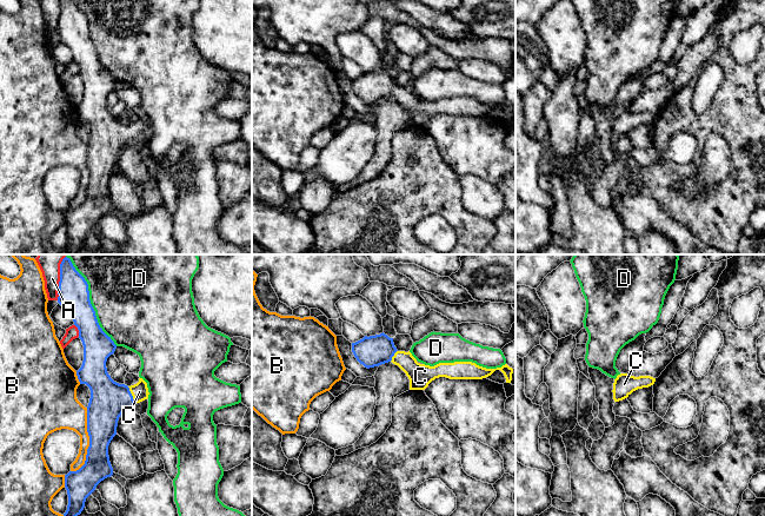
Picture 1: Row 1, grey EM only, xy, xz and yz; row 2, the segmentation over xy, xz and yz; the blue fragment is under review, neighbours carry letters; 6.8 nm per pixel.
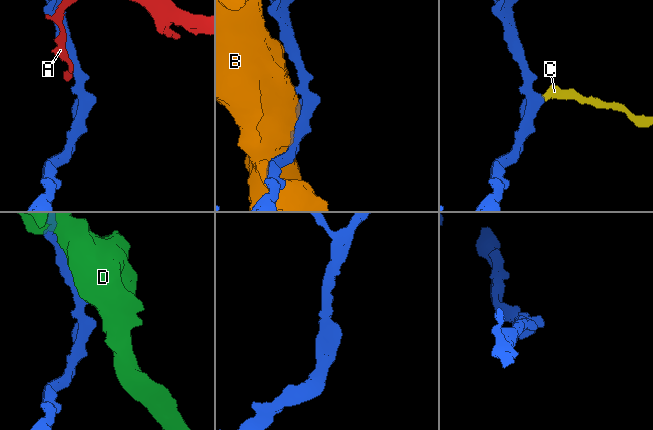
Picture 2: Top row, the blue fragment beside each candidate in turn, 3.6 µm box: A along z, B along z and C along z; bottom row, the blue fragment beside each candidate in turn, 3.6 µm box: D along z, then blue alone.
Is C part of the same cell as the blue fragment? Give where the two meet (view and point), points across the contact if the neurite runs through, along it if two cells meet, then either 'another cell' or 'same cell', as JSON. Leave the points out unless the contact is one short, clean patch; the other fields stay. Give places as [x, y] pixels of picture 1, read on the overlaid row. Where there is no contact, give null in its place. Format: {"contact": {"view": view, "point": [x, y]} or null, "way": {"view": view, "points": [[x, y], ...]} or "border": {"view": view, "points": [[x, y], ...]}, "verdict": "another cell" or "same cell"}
{"contact": {"view": "xy", "point": [131, 395]}, "way": {"view": "xy", "points": [[108, 399], [131, 395], [139, 391]]}, "verdict": "same cell"}

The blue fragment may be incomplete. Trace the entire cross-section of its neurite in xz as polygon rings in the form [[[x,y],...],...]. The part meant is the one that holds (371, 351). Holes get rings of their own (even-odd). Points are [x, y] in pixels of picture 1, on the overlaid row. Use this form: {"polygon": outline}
{"polygon": [[[384,332],[375,336],[365,336],[352,343],[352,352],[365,368],[374,368],[392,362],[398,365],[410,379],[410,390],[425,390],[428,384],[439,377],[450,379],[483,379],[500,370],[506,383],[511,383],[513,369],[507,364],[497,369],[486,369],[472,362],[439,363],[434,366],[420,364],[405,351],[398,351],[393,338]]]}

